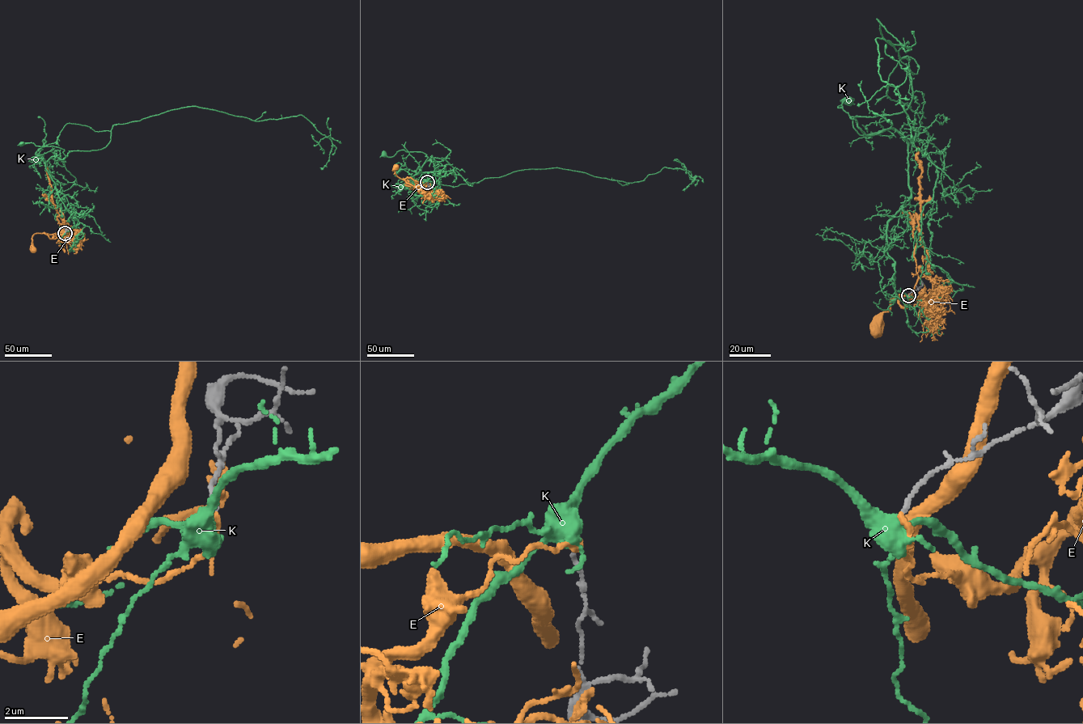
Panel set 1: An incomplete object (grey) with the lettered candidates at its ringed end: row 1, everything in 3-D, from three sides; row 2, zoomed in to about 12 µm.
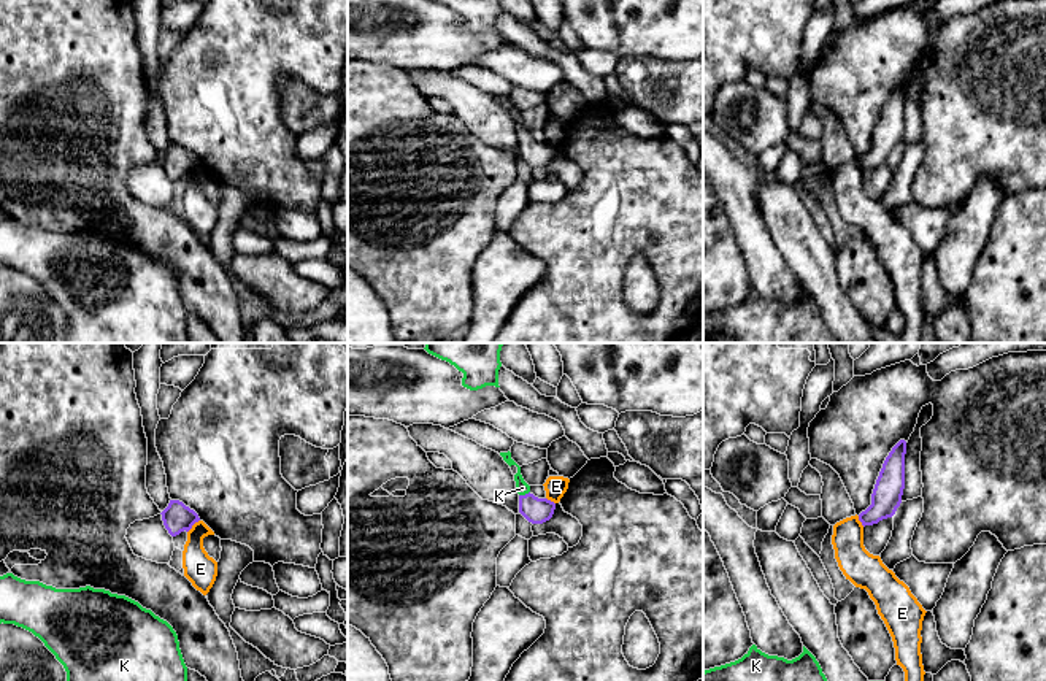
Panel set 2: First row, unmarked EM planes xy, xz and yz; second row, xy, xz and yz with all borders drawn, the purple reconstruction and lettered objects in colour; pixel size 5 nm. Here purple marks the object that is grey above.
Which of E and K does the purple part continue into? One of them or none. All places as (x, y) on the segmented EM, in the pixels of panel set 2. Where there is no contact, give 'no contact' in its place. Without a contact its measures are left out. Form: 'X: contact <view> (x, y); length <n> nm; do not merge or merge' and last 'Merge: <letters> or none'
E: contact xy (192, 524); length 90 nm; do not merge
K: contact xz (526, 494); length 60 nm; merge
Merge: K

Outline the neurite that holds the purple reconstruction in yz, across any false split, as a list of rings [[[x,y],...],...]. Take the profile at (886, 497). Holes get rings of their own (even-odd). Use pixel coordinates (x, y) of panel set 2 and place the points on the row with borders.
[[[900,440],[883,464],[871,494],[871,505],[859,514],[863,527],[892,517],[900,506],[905,489],[905,454],[906,441]]]

